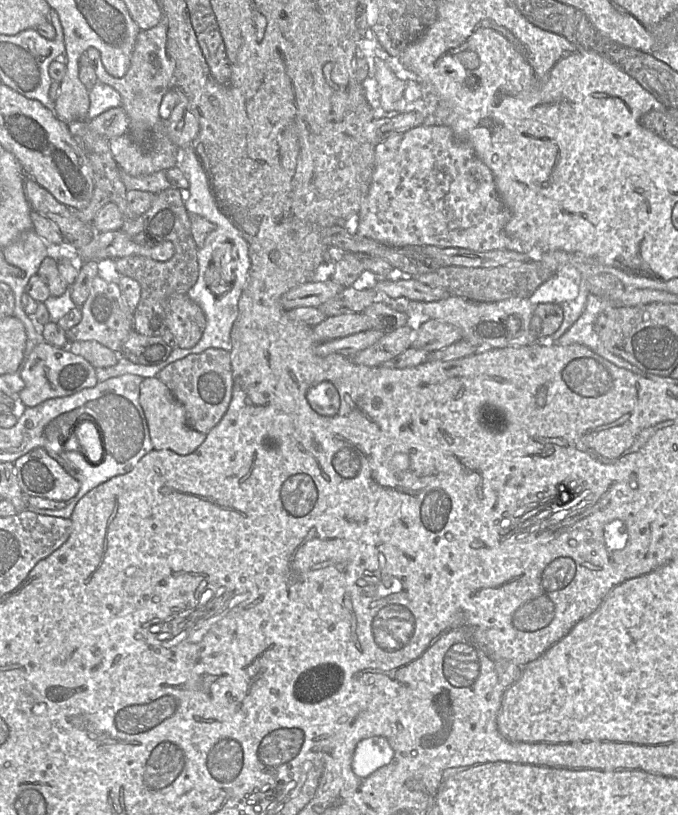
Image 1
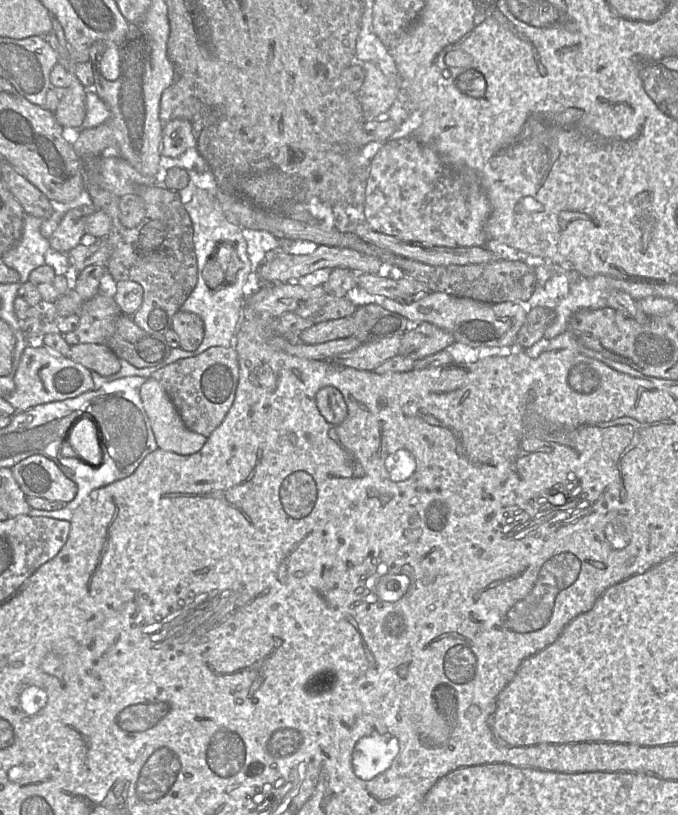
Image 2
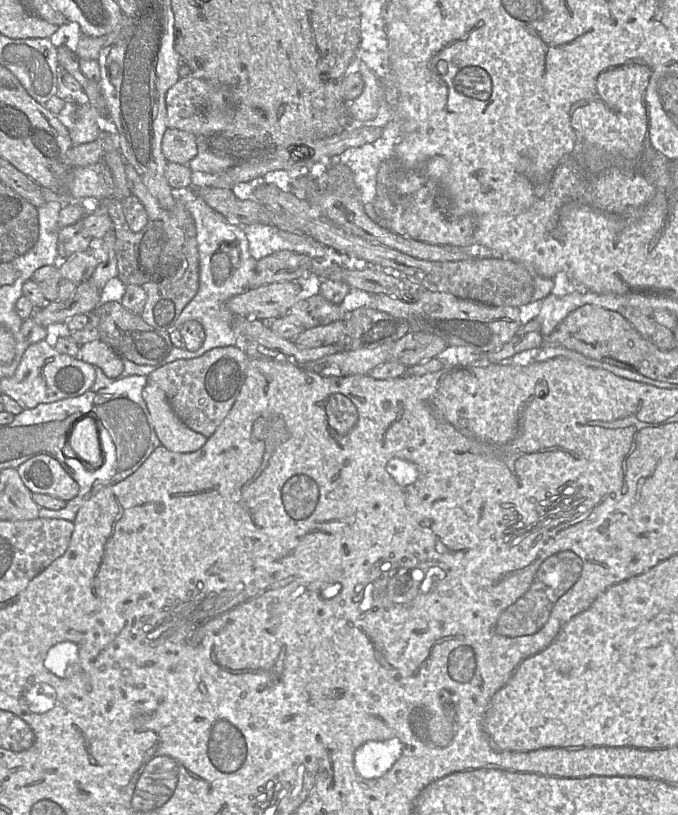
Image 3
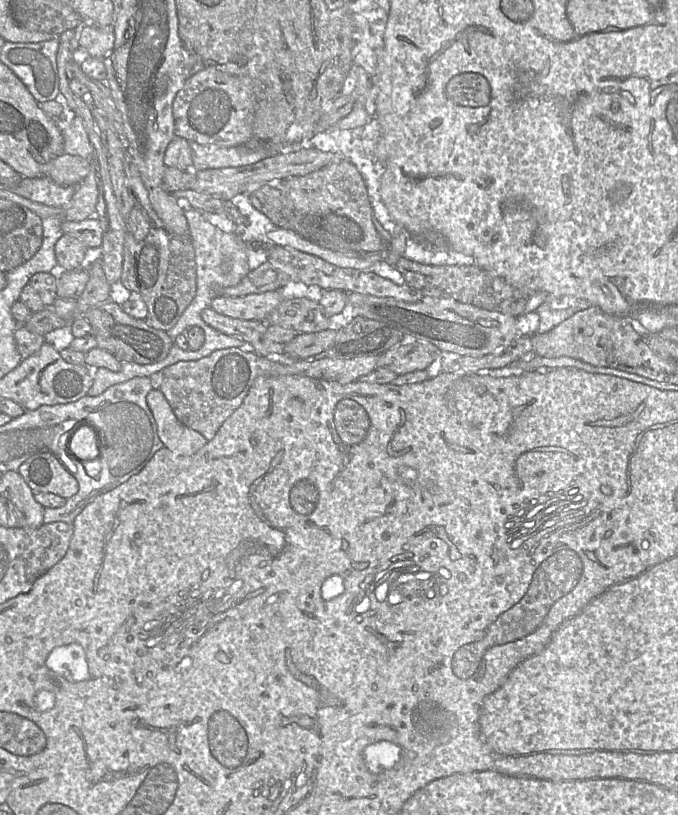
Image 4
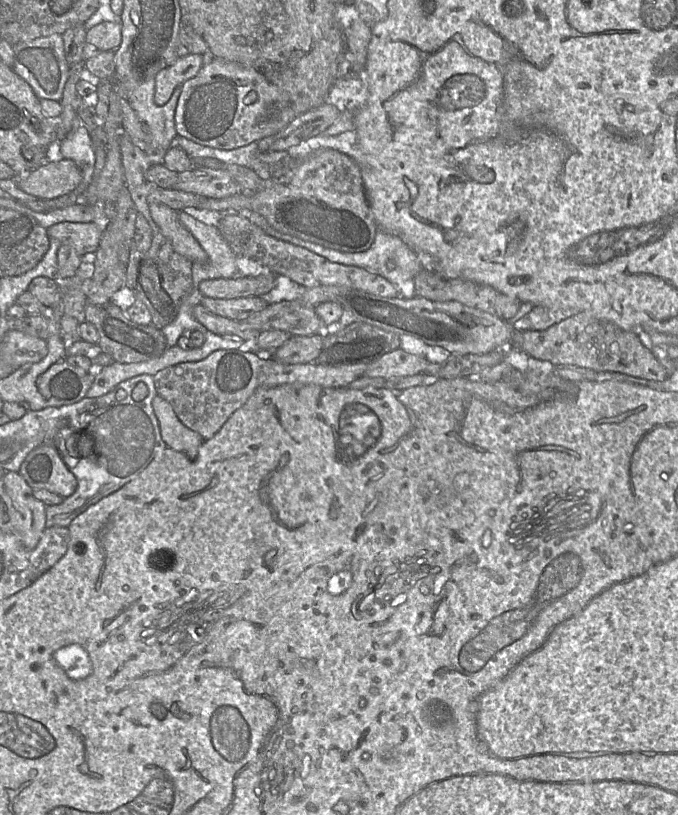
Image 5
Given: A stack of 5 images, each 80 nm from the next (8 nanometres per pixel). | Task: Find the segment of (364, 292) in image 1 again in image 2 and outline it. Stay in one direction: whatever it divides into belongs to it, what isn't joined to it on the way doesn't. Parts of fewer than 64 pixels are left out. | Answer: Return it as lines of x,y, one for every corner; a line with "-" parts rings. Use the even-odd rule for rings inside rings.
324,294
301,303
293,312
313,324
351,316
357,307
347,297

